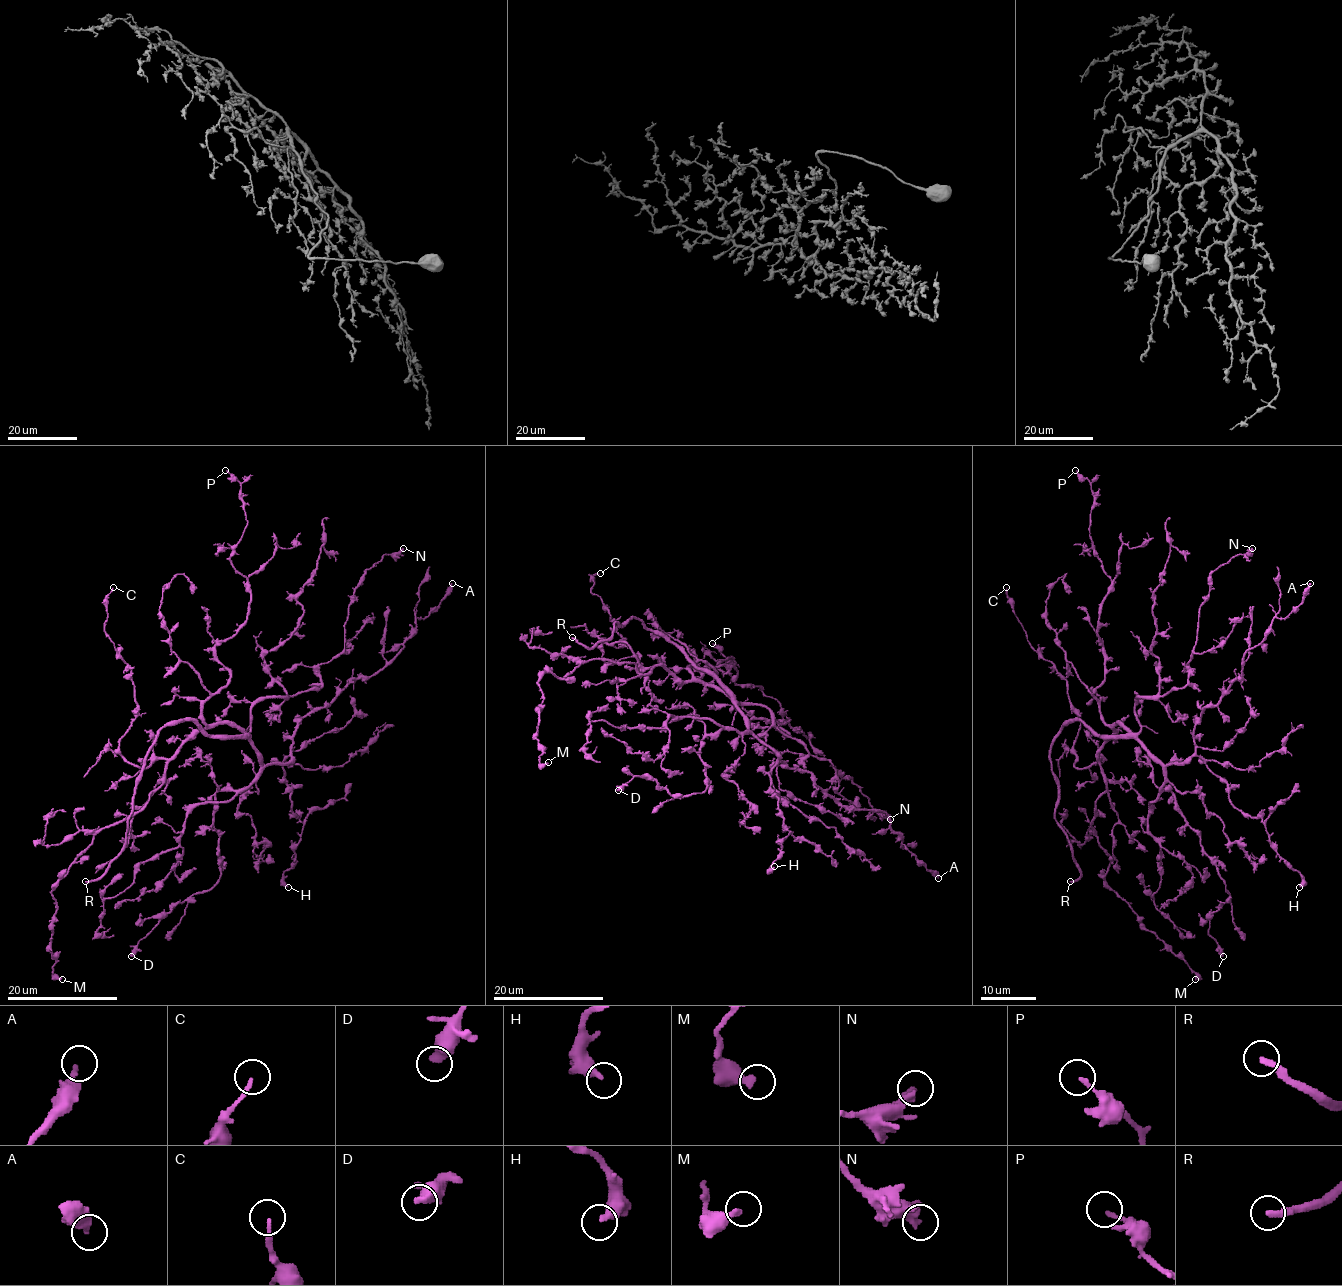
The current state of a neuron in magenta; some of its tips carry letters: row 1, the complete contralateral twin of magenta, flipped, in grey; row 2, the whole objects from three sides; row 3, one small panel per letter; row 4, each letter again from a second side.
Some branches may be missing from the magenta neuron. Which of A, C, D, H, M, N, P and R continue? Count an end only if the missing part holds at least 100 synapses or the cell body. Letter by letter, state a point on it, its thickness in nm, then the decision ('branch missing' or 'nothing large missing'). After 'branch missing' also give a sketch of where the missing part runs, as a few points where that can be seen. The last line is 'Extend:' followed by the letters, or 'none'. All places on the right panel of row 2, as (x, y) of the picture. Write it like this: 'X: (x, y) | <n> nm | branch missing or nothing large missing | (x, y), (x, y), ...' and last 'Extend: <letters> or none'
A: (1310, 583) | 240 nm | nothing large missing
C: (1006, 587) | 160 nm | nothing large missing
D: (1223, 956) | 480 nm | nothing large missing
H: (1299, 887) | 340 nm | nothing large missing
M: (1195, 979) | 340 nm | nothing large missing
N: (1252, 548) | 220 nm | nothing large missing
P: (1075, 470) | 150 nm | nothing large missing
R: (1070, 881) | 280 nm | branch missing
Extend: R

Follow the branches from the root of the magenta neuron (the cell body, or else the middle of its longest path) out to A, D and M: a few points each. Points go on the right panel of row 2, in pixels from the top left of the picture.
A: (1118, 723), (1164, 763), (1182, 763), (1195, 751), (1202, 711), (1241, 676), (1243, 654), (1300, 604), (1310, 583)
D: (1118, 723), (1161, 766), (1161, 790), (1173, 794), (1174, 808), (1225, 884), (1230, 898), (1209, 927), (1223, 956)
M: (1118, 723), (1098, 756), (1106, 791), (1095, 804), (1092, 829), (1110, 858), (1105, 881), (1196, 973), (1195, 979)

